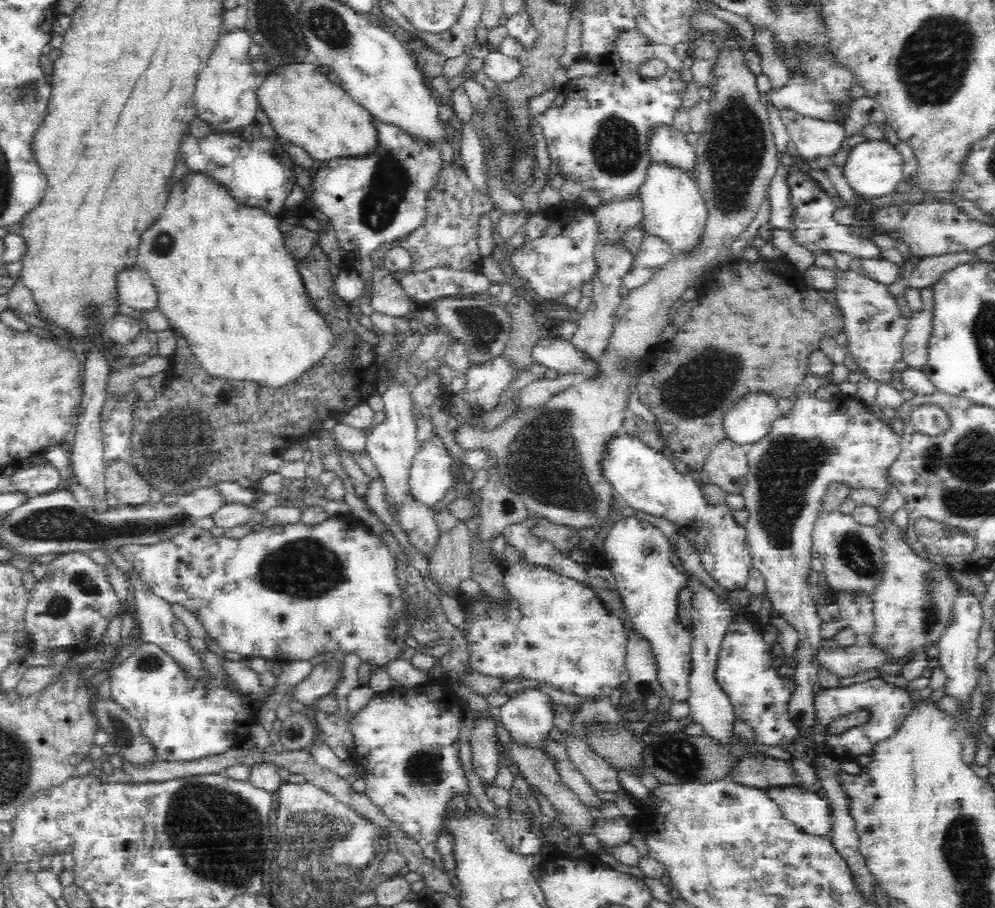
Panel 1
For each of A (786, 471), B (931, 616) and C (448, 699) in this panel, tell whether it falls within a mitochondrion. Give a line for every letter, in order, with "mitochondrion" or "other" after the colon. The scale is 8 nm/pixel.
A: mitochondrion
B: mitochondrion
C: other

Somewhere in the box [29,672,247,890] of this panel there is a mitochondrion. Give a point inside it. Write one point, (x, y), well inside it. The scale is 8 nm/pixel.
(126, 740)

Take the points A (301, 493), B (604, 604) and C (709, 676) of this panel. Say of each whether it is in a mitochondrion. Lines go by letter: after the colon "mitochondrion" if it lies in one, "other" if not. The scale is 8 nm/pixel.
A: other
B: other
C: other

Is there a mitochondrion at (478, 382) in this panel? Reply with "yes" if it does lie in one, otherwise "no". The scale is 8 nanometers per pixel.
no

